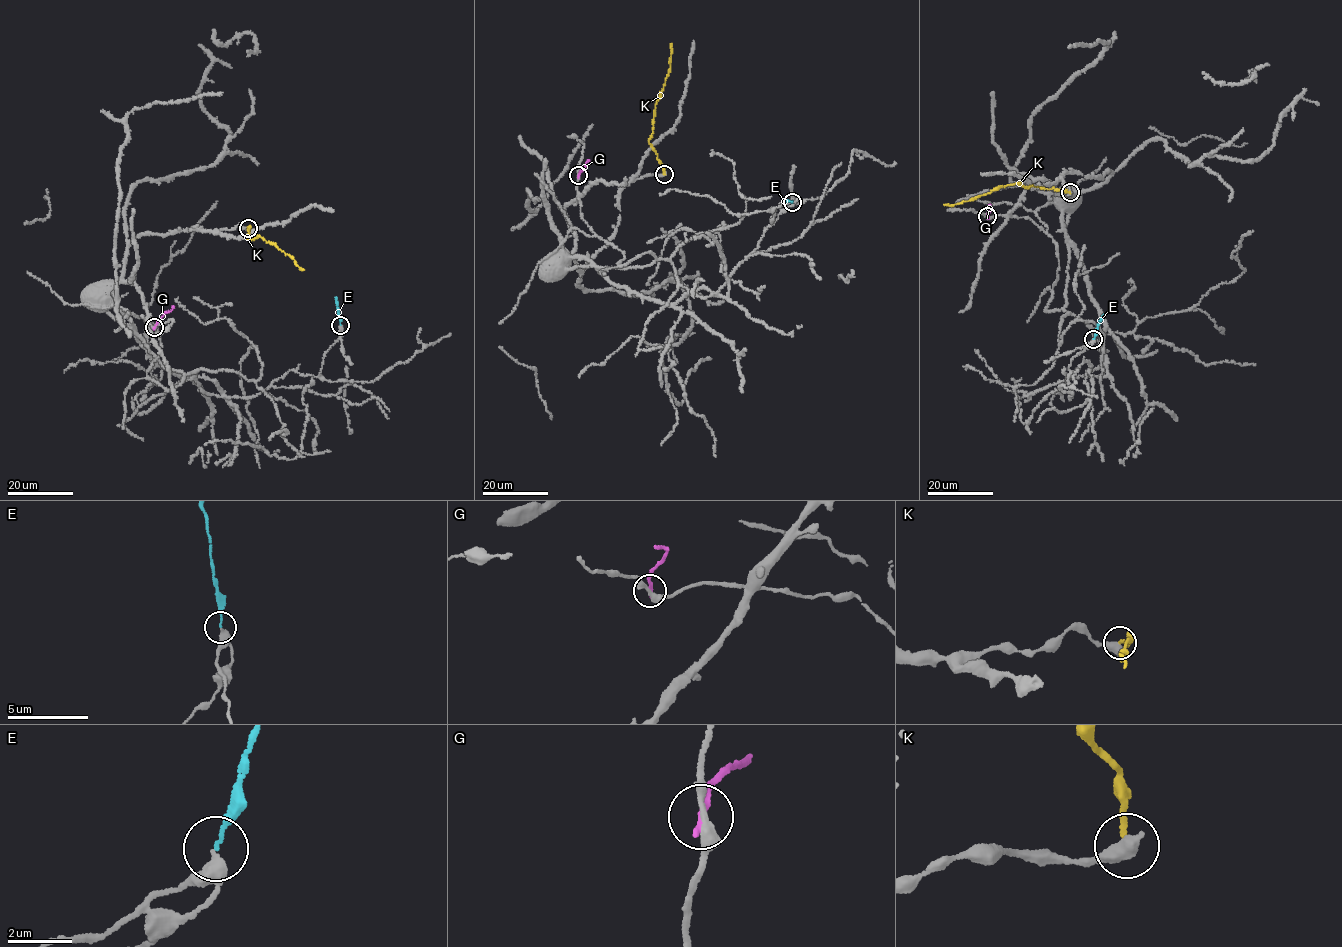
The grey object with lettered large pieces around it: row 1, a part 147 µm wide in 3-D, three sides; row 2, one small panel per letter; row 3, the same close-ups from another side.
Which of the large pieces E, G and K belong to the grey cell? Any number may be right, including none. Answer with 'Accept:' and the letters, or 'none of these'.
Accept: E

